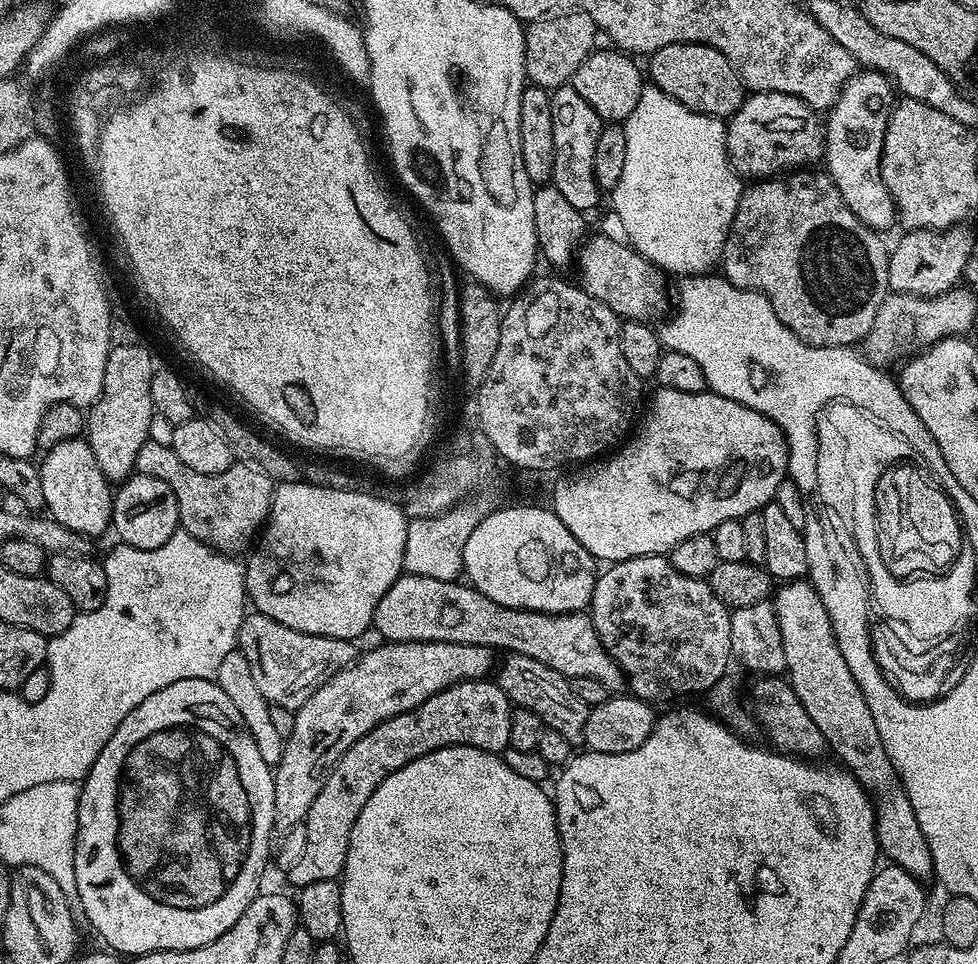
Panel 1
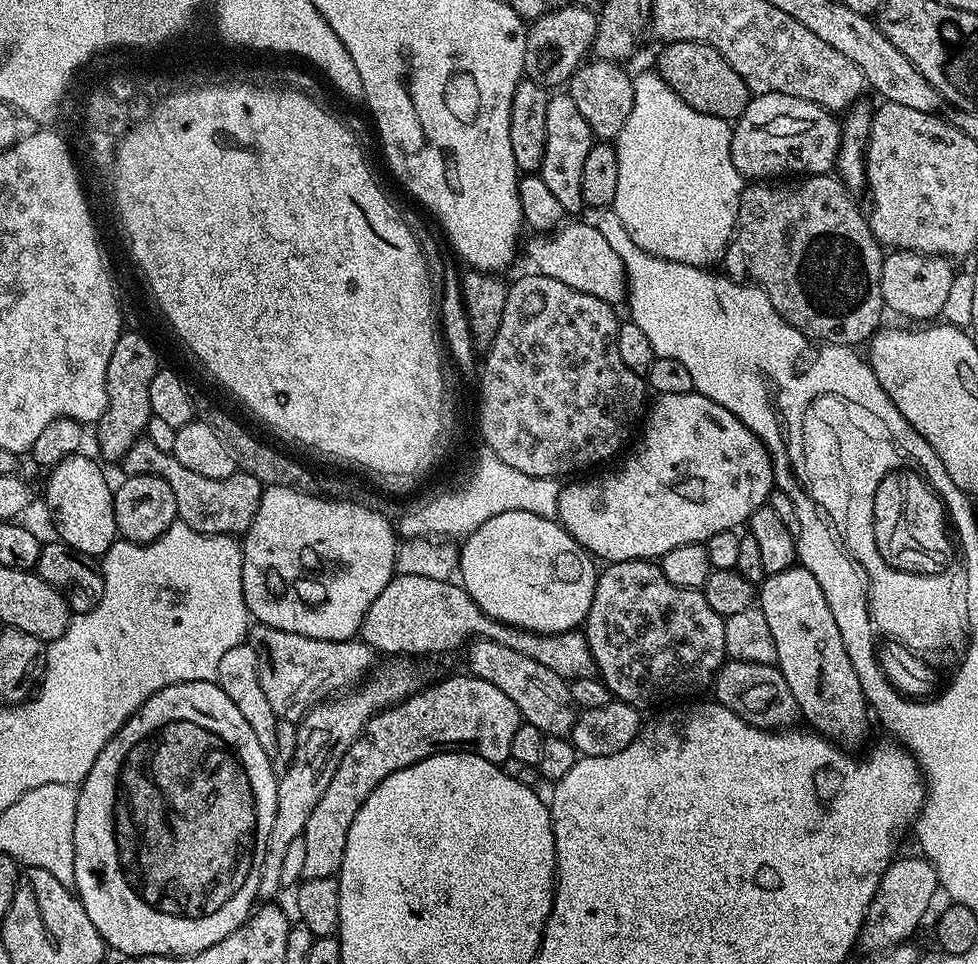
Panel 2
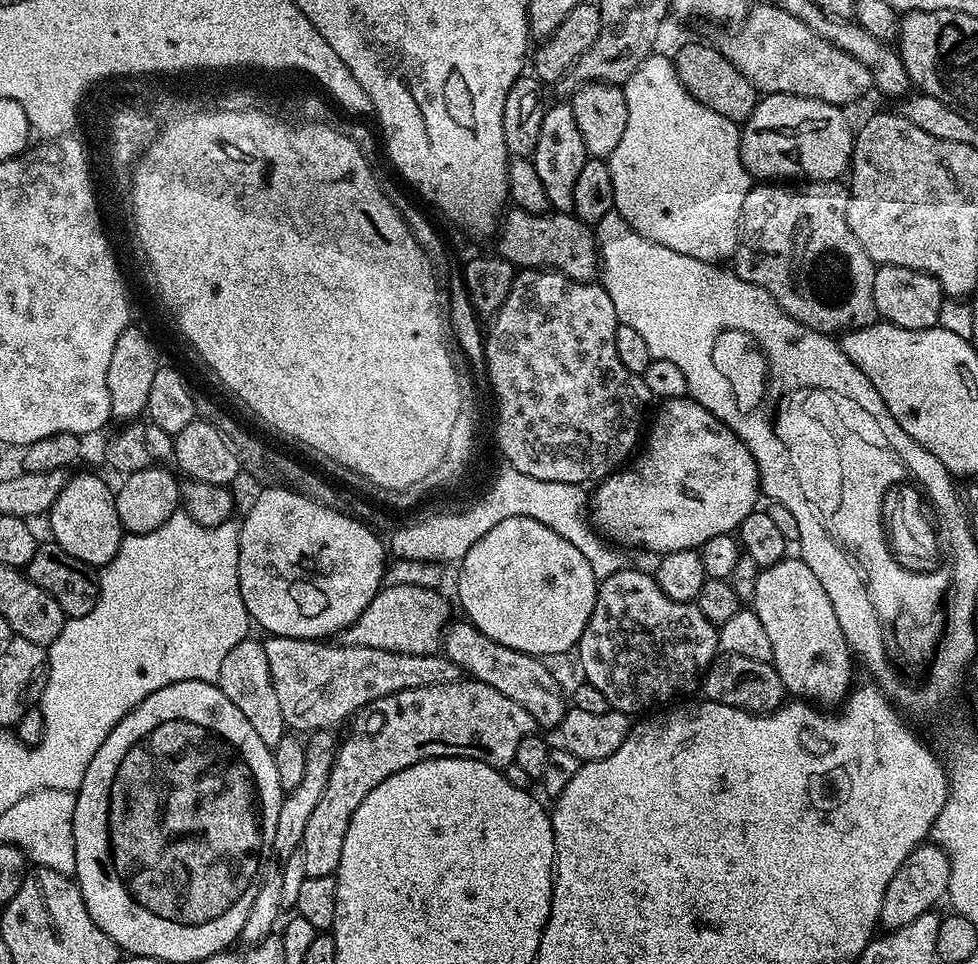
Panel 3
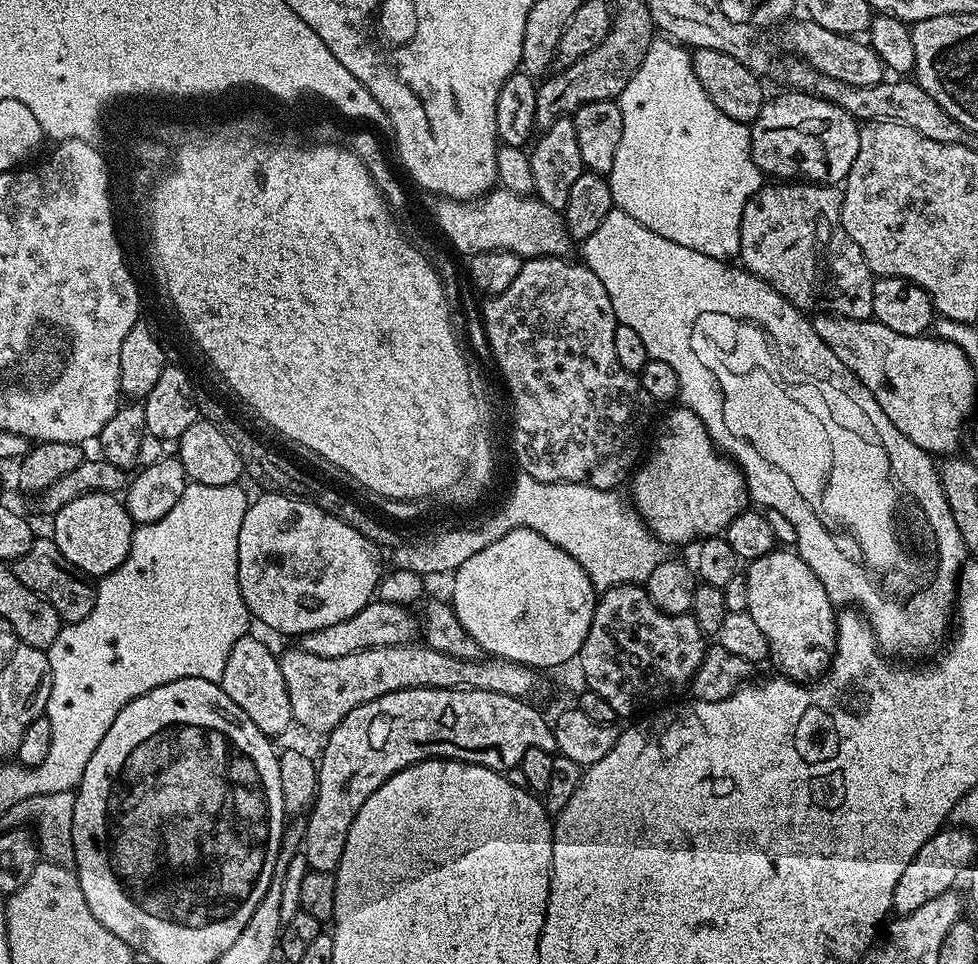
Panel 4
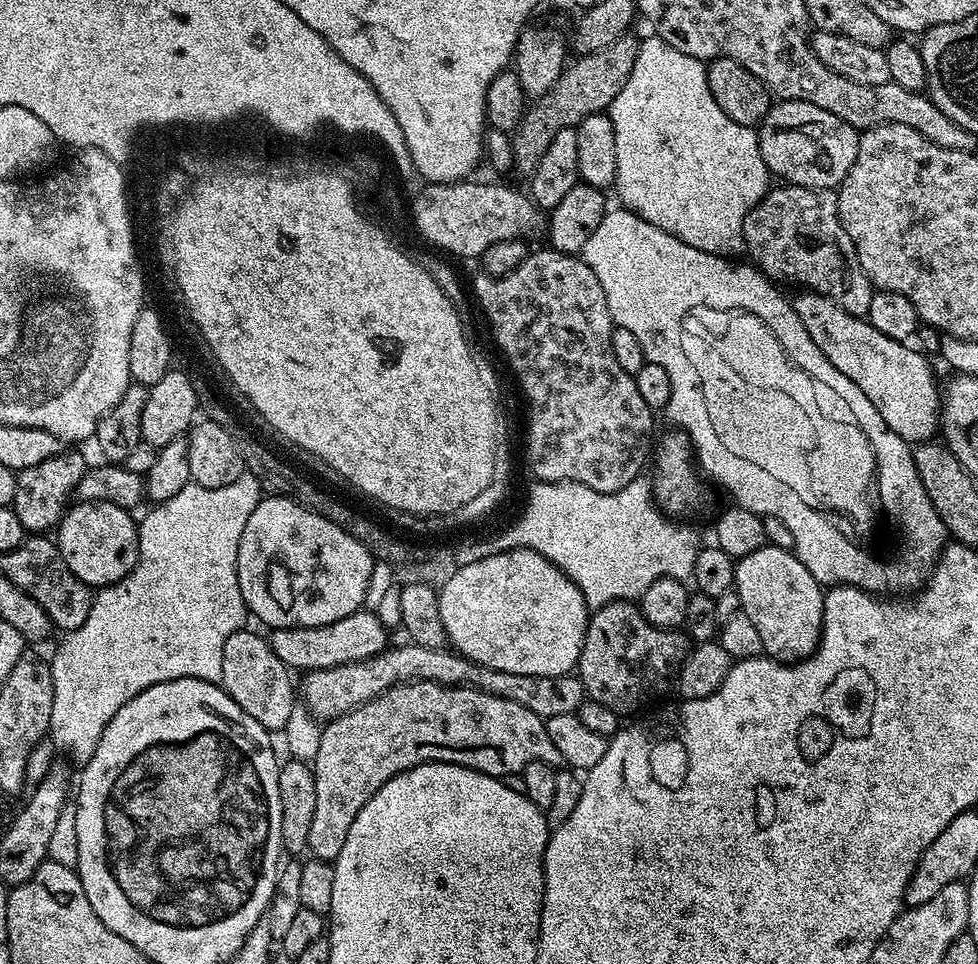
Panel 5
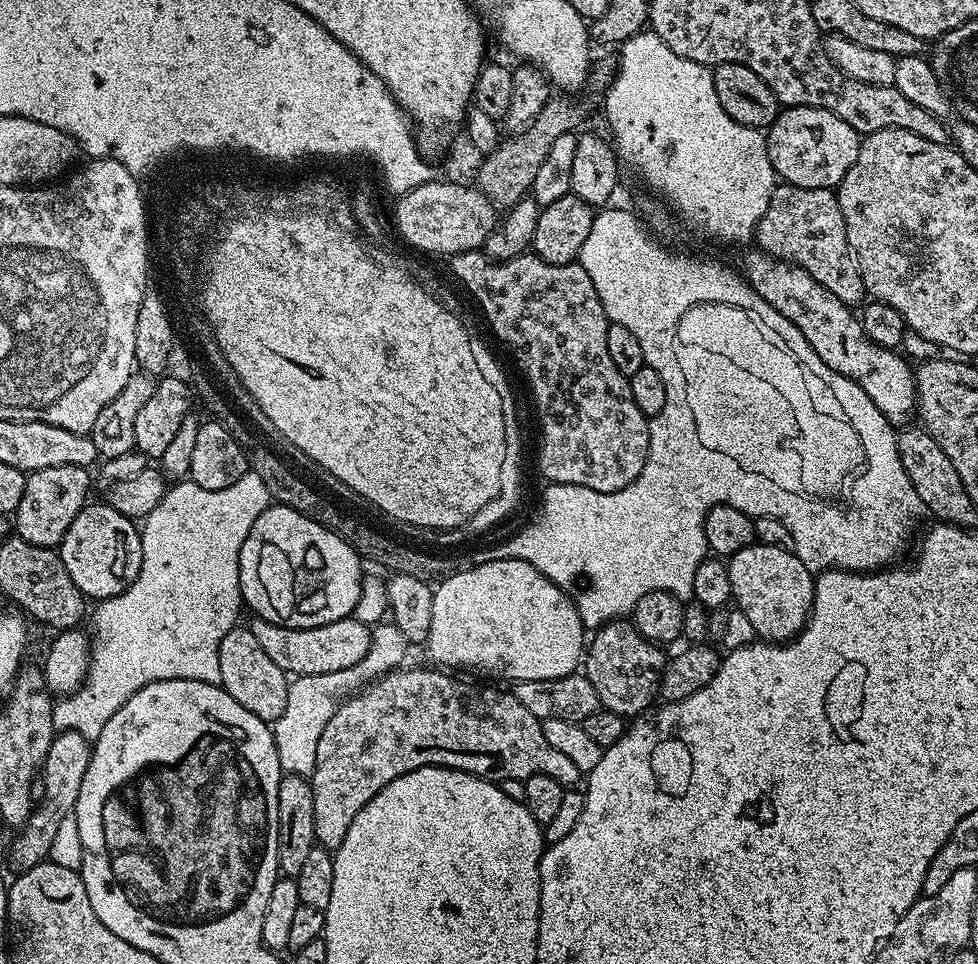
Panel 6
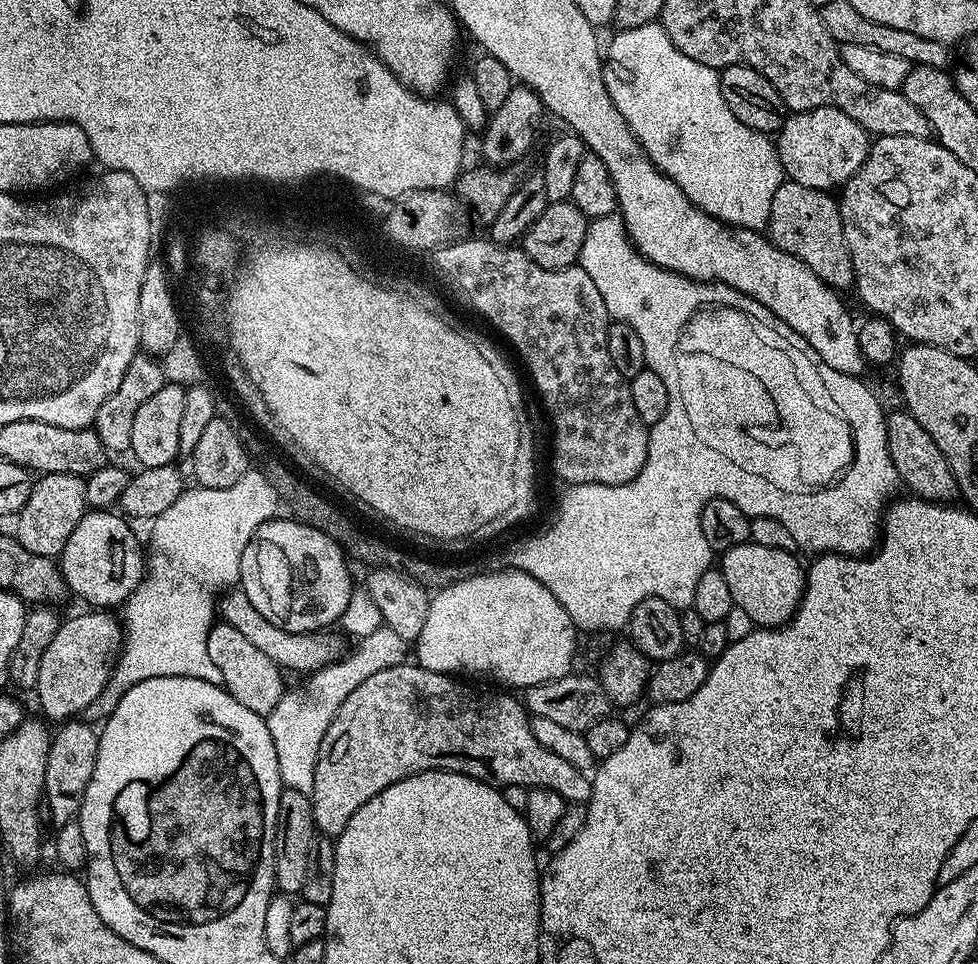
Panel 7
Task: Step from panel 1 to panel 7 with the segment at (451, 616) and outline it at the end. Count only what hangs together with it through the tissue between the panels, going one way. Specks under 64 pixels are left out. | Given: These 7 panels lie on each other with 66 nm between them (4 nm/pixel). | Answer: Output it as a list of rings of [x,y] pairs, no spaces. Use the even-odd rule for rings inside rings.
[[[236,586],[231,590],[225,591],[224,596],[218,600],[218,616],[221,621],[234,630],[239,630],[245,638],[255,646],[256,649],[262,650],[270,662],[274,662],[285,673],[304,672],[311,674],[317,672],[320,668],[325,668],[328,664],[335,664],[341,659],[340,640],[332,633],[332,630],[321,630],[318,632],[291,632],[282,630],[282,626],[274,626],[262,614],[258,614],[258,609],[254,607],[254,602],[246,598],[244,589]]]

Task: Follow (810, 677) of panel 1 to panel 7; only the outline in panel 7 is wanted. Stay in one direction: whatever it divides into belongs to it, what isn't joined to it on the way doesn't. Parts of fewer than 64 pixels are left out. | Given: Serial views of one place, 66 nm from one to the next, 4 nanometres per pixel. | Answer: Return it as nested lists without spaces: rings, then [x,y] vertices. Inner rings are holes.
[[[751,542],[734,546],[719,557],[718,567],[722,578],[726,578],[733,605],[746,610],[757,629],[778,628],[798,610],[806,587],[806,568],[796,558],[786,550],[769,550]]]

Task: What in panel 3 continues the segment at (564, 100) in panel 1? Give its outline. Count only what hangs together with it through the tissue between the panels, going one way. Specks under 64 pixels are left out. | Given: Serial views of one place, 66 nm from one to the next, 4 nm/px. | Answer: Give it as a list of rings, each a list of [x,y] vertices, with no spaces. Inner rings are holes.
[[[571,103],[545,107],[542,130],[538,133],[538,146],[534,146],[530,159],[534,170],[538,170],[538,182],[542,182],[546,190],[549,205],[557,212],[571,213],[574,206],[574,184],[583,164],[589,159],[586,142],[582,142],[582,133],[578,130],[578,122],[574,122]]]

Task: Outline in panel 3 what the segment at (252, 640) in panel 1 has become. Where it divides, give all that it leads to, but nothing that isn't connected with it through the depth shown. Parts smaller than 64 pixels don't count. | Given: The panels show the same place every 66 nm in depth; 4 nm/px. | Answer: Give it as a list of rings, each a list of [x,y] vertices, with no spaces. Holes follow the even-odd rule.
[[[268,636],[263,641],[274,694],[278,694],[284,723],[293,733],[335,729],[335,724],[347,721],[378,698],[411,688],[455,684],[462,676],[460,667],[443,654],[398,654],[343,642],[332,643],[336,642],[285,636]]]

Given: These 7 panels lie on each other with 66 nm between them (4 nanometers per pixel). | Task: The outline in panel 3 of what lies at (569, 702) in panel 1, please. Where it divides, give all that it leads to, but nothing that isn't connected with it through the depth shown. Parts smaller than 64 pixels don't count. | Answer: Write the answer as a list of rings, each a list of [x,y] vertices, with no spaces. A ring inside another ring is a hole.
[[[466,618],[453,619],[444,629],[442,652],[450,662],[460,667],[465,677],[494,686],[494,690],[498,690],[498,694],[506,694],[510,702],[518,702],[518,706],[533,716],[541,729],[559,729],[566,711],[566,696],[560,693],[555,674],[544,665],[547,663],[541,657],[510,650],[510,646],[502,646],[502,642],[486,638],[486,634],[482,634],[482,630],[475,628]]]

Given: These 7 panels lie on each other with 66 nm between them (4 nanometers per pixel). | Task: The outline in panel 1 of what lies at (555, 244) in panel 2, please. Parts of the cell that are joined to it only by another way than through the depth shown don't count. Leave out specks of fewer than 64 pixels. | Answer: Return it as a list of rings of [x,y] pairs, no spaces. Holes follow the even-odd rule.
[[[603,234],[595,235],[589,235],[578,248],[580,287],[594,298],[598,298],[598,302],[610,306],[610,310],[614,310],[614,314],[624,320],[655,321],[655,316],[668,308],[668,288],[664,285],[665,273],[656,268],[645,256],[635,252],[631,244],[623,239]]]

